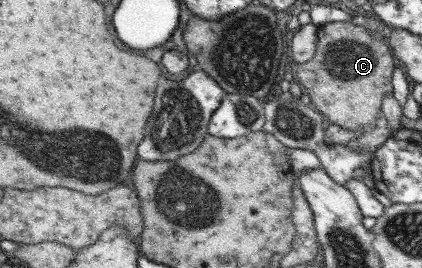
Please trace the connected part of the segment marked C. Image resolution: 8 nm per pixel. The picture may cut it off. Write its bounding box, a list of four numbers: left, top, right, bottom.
[297,21,395,132]

